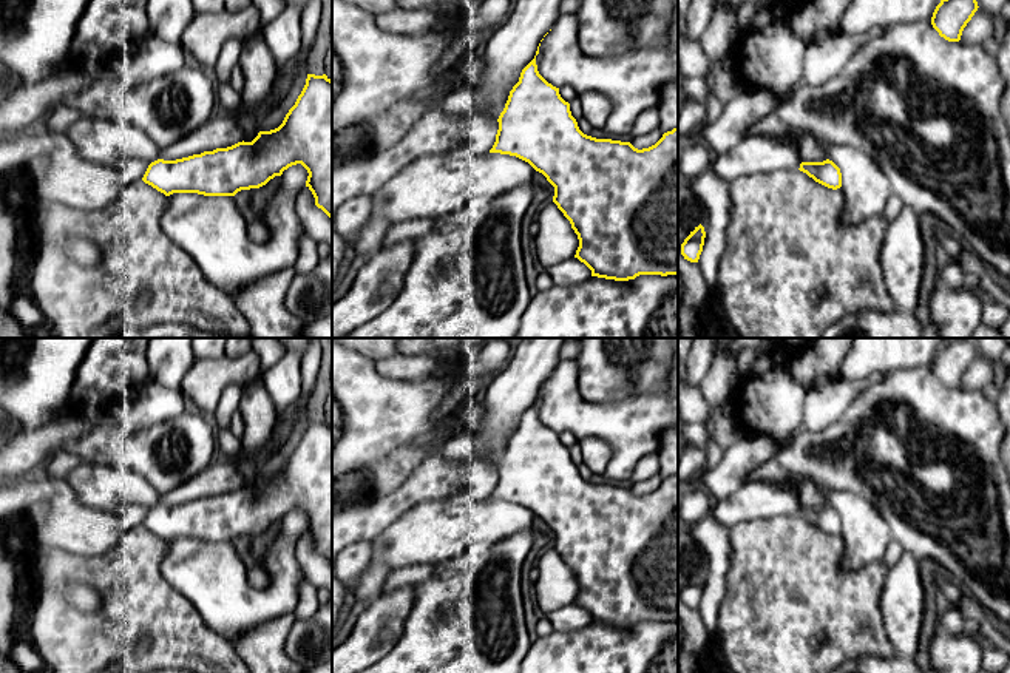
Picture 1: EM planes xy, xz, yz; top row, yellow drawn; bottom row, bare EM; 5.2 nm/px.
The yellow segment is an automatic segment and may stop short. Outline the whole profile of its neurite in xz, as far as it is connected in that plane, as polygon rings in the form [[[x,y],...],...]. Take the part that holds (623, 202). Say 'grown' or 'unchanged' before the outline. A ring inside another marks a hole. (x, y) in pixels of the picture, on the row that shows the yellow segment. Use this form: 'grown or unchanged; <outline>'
unchanged; [[[536,56],[522,69],[497,122],[499,130],[490,153],[510,154],[528,162],[554,187],[553,202],[570,221],[579,239],[574,258],[591,270],[591,276],[629,281],[639,275],[678,275],[678,127],[642,150],[630,142],[584,134],[559,88],[539,74]]]

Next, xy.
unchanged; [[[307,74],[306,85],[283,123],[270,131],[259,131],[252,142],[238,142],[176,161],[151,162],[142,181],[158,191],[198,193],[204,196],[235,196],[241,190],[259,188],[284,170],[301,164],[309,176],[306,187],[315,205],[332,219],[332,80],[323,74]]]

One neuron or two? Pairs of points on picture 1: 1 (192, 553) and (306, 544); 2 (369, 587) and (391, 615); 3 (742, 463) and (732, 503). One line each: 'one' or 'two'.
1: two
2: two
3: two

